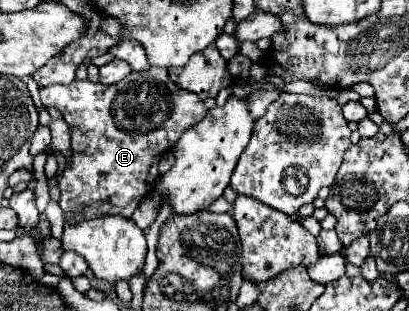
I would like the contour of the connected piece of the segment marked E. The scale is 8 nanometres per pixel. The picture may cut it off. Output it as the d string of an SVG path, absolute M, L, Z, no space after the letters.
M162 68L130 72L122 82L110 86L102 82L94 84L90 80L74 80L68 86L40 88L40 100L46 106L58 108L64 114L66 124L70 126L74 156L58 178L58 186L62 190L60 206L70 222L76 222L80 214L86 214L88 218L104 214L118 214L130 218L140 200L152 192L160 176L158 162L162 154L166 150L172 150L184 130L200 122L208 112L194 92L174 86L174 82L170 82L168 70Z

